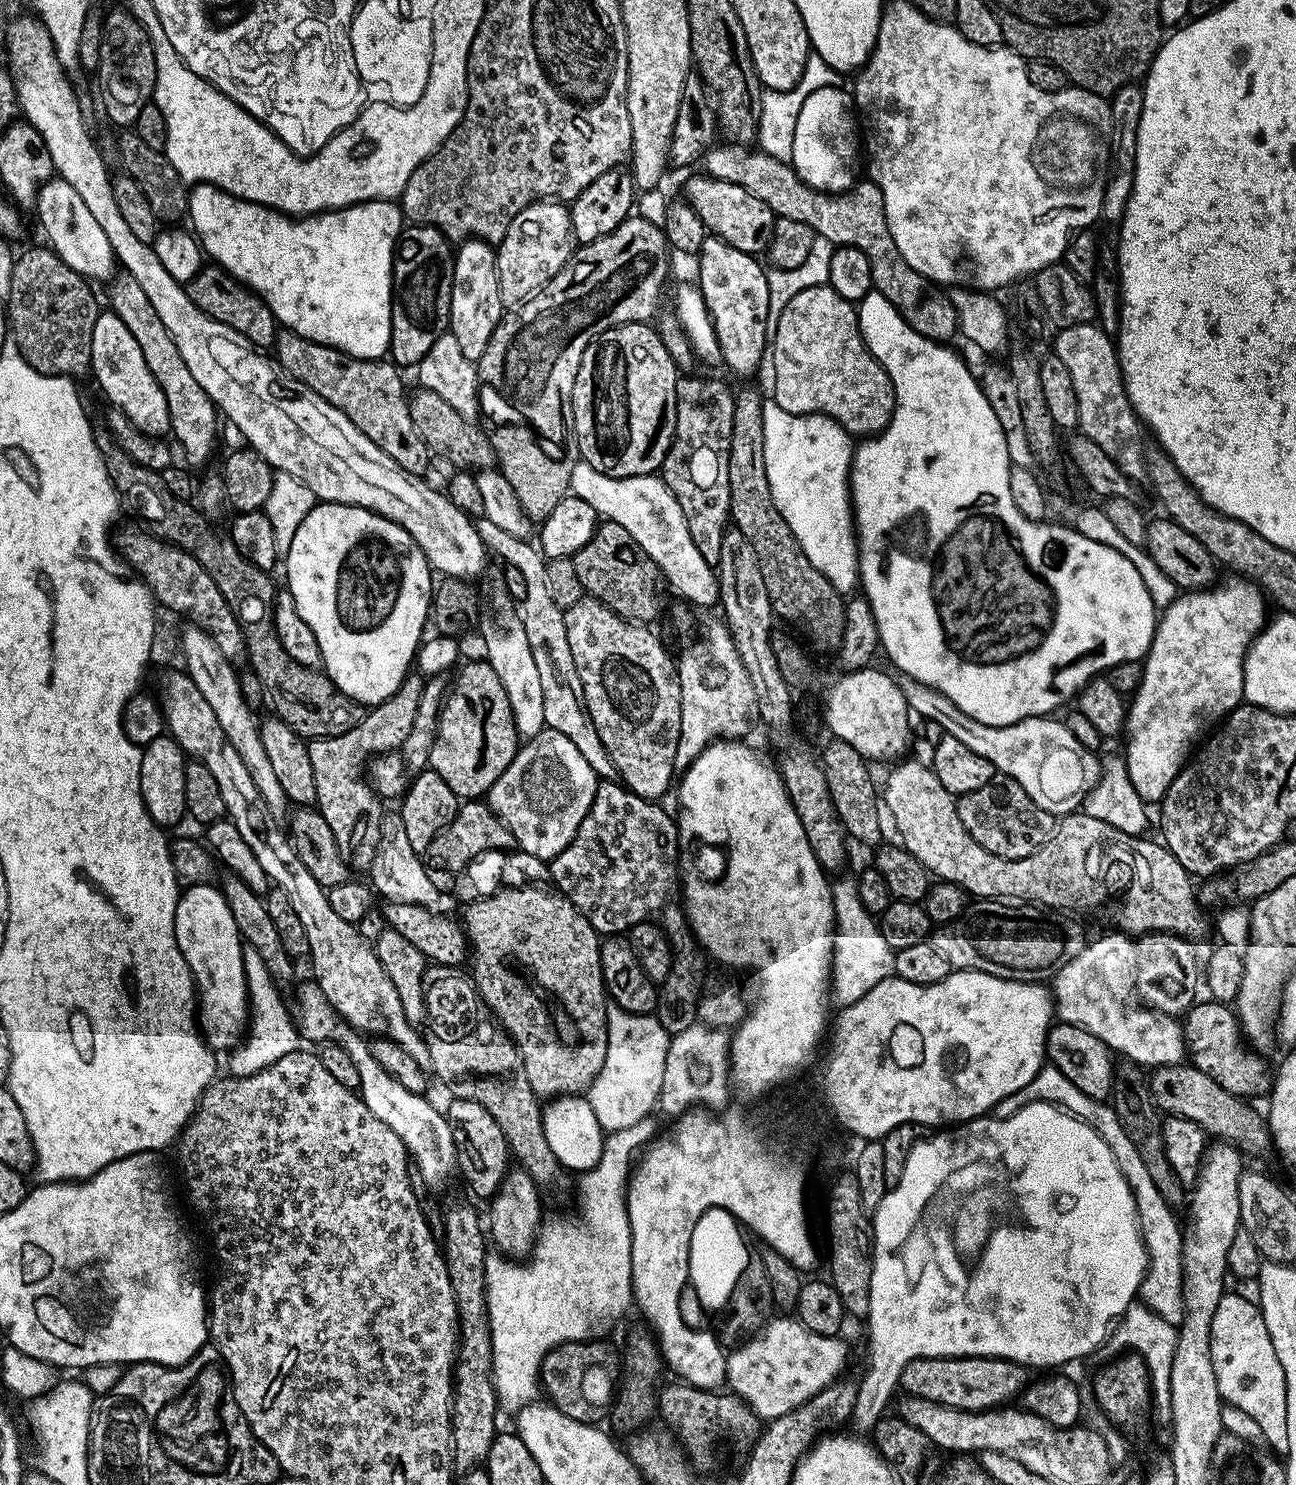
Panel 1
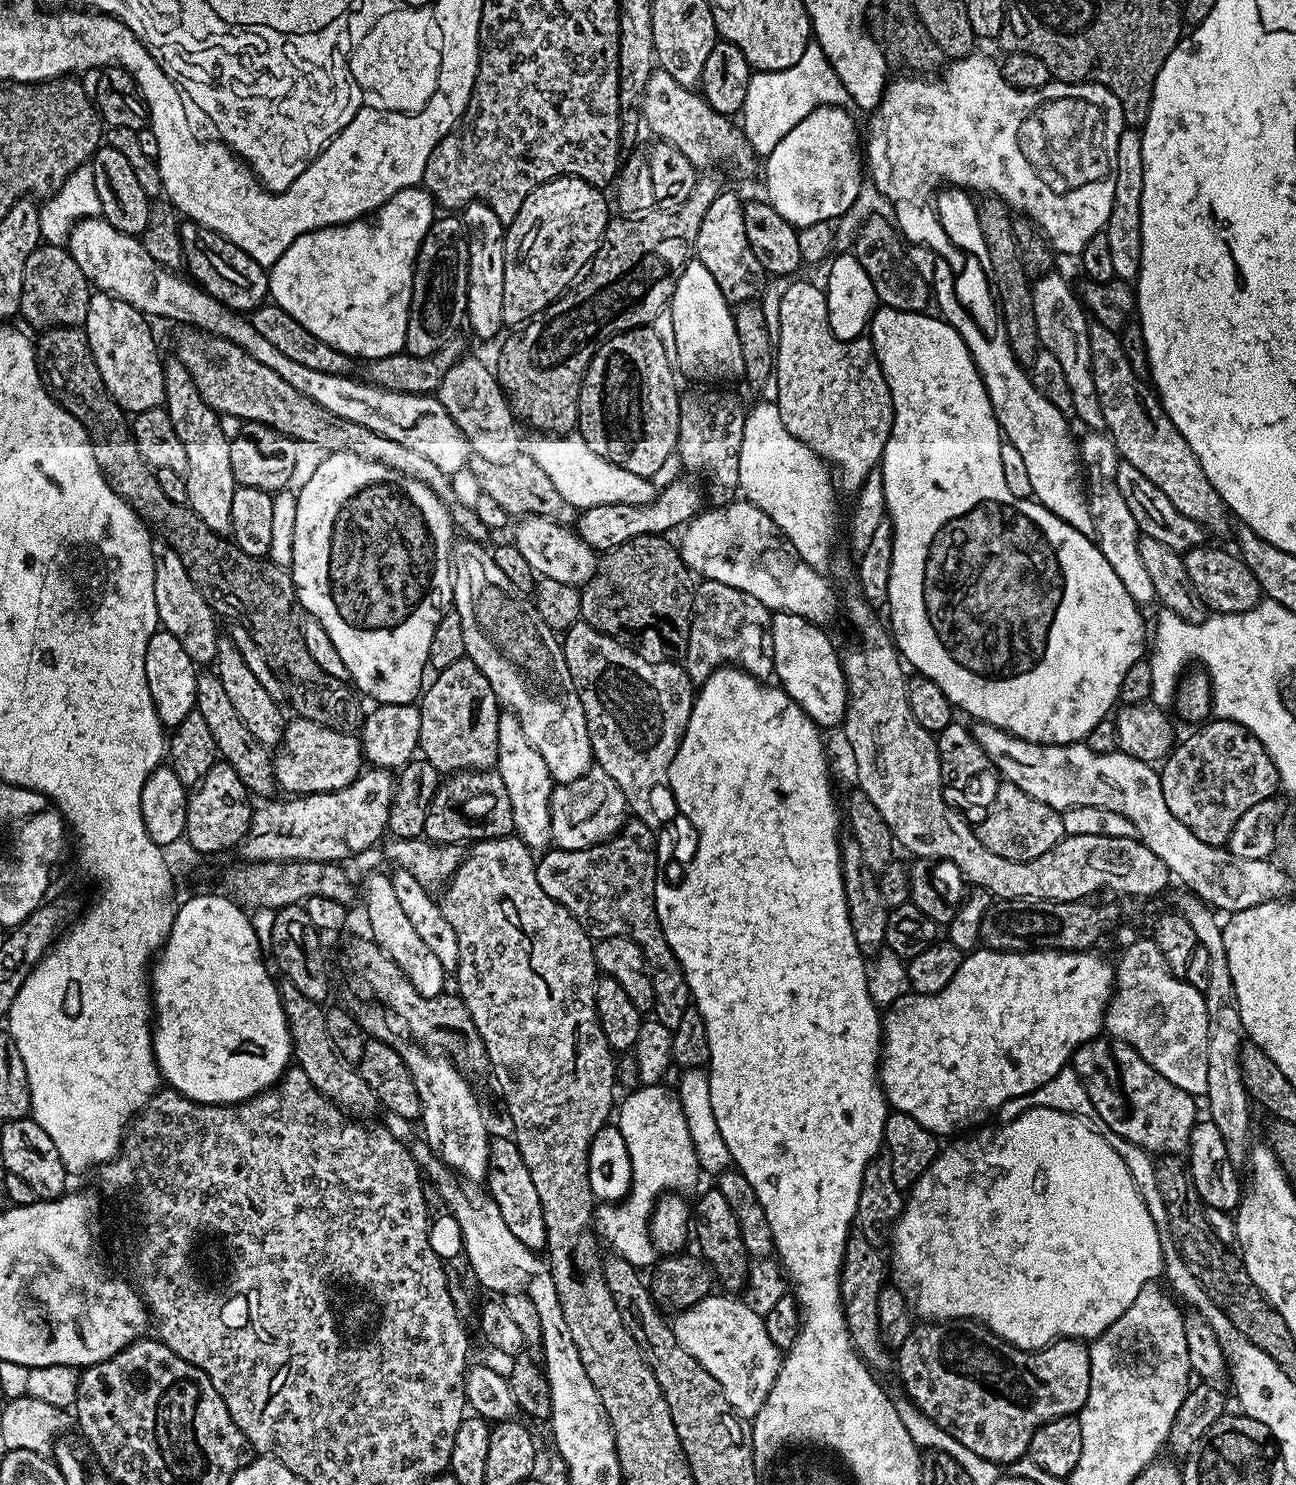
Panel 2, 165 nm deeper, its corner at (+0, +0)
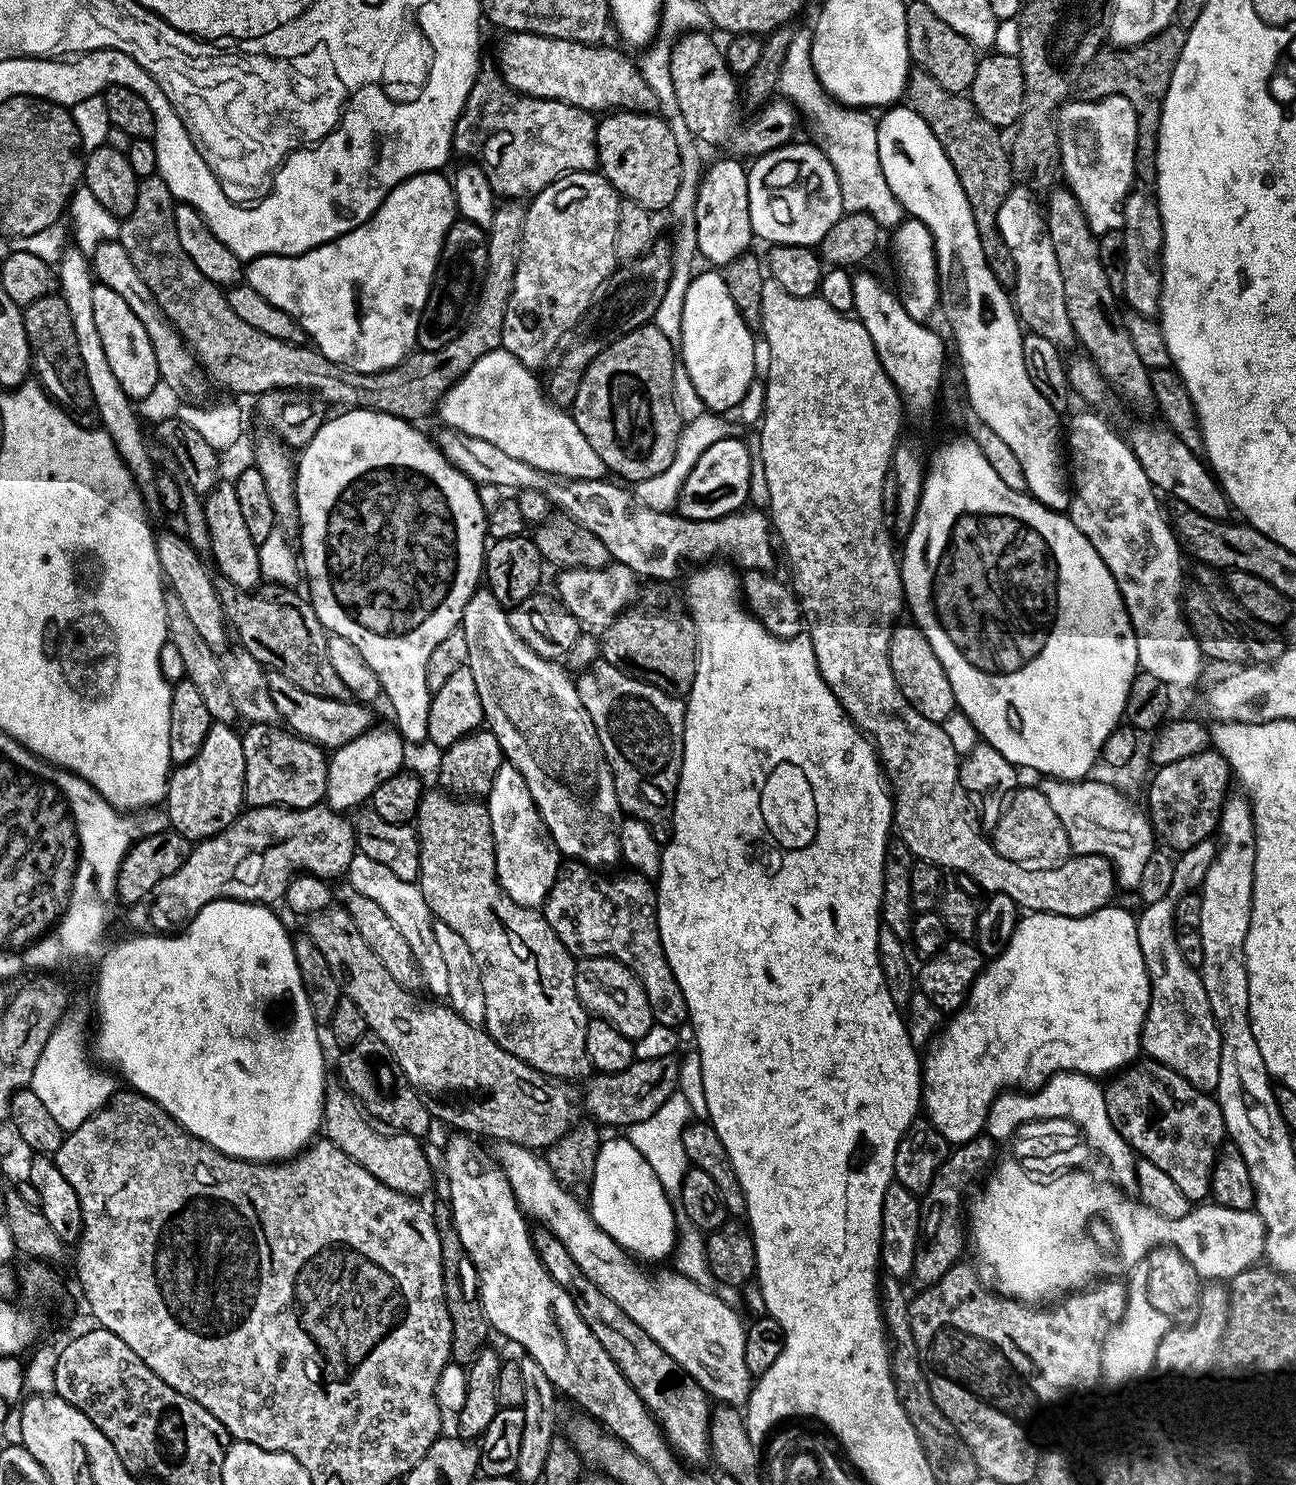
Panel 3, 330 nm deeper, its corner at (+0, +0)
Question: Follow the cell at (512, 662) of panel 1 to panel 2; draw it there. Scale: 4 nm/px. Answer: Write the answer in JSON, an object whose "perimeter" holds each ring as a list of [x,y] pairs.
{"perimeter":[[[504,710],[498,722],[498,758],[495,771],[500,773],[502,782],[506,782],[506,794],[510,794],[510,806],[514,814],[514,830],[528,848],[534,852],[545,851],[552,841],[550,810],[554,781],[542,754],[530,746],[530,738],[522,732],[522,726],[516,715]]]}

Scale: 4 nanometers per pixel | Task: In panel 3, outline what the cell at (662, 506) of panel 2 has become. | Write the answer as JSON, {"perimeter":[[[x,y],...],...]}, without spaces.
{"perimeter":[[[727,436],[702,450],[694,470],[686,474],[676,498],[675,511],[687,520],[717,520],[741,511],[750,500],[754,452],[736,436]]]}

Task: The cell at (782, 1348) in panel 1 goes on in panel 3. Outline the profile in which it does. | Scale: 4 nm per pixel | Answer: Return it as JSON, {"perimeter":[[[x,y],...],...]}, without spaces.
{"perimeter":[[[500,1144],[498,1167],[508,1178],[520,1211],[525,1217],[537,1220],[537,1225],[552,1232],[570,1252],[570,1258],[610,1298],[622,1306],[678,1366],[692,1375],[713,1401],[724,1406],[747,1405],[754,1378],[746,1366],[746,1324],[740,1321],[739,1311],[716,1296],[715,1291],[696,1285],[675,1270],[647,1276],[641,1265],[618,1246],[592,1220],[591,1211],[575,1200],[573,1193],[558,1182],[547,1159],[540,1160],[531,1148],[517,1144]]]}

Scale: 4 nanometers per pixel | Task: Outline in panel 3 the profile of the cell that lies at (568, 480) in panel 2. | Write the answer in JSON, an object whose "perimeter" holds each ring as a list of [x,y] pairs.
{"perimeter":[[[497,350],[478,358],[470,370],[440,399],[438,417],[444,428],[452,428],[474,438],[482,438],[490,442],[490,446],[498,446],[510,458],[518,458],[518,462],[526,462],[540,472],[565,480],[598,480],[605,475],[606,469],[602,458],[594,454],[594,446],[586,442],[582,430],[574,422],[574,418],[563,407],[557,406],[548,399],[545,389],[535,380],[533,369],[522,366],[514,354]]]}

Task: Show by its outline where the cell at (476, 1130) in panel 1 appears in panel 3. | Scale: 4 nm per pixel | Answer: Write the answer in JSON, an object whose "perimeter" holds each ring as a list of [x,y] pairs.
{"perimeter":[[[547,1230],[536,1231],[531,1233],[532,1244],[542,1266],[550,1278],[554,1278],[554,1282],[570,1294],[578,1314],[582,1314],[582,1322],[594,1330],[594,1338],[602,1342],[606,1354],[614,1358],[626,1382],[634,1386],[638,1398],[642,1398],[644,1405],[652,1411],[672,1451],[689,1465],[700,1464],[704,1459],[707,1461],[710,1456],[708,1427],[712,1425],[714,1407],[708,1393],[686,1369],[670,1358],[670,1354],[666,1354],[666,1350],[662,1350],[662,1346],[658,1346],[658,1342],[654,1342],[654,1338],[650,1338],[650,1334],[646,1334],[646,1330],[642,1330],[642,1326],[638,1326],[638,1322],[634,1322],[634,1318],[626,1314],[626,1310],[622,1310],[622,1306],[610,1302],[610,1298],[606,1298],[606,1294],[602,1294],[602,1290],[598,1290],[598,1286],[590,1282],[582,1270],[578,1270],[570,1252],[562,1246],[562,1242],[558,1242],[556,1235]]]}

